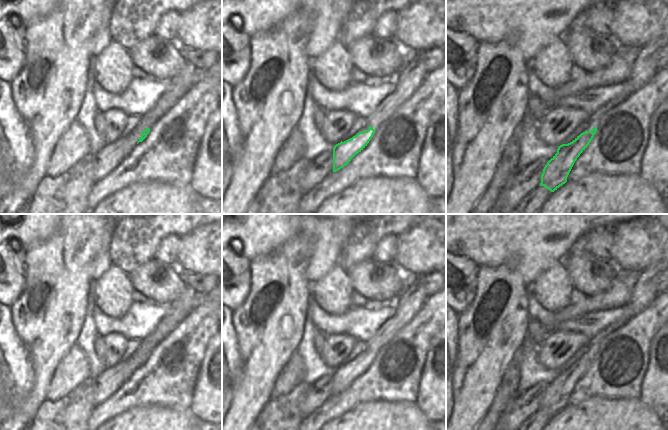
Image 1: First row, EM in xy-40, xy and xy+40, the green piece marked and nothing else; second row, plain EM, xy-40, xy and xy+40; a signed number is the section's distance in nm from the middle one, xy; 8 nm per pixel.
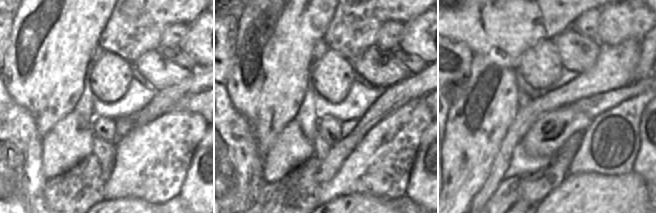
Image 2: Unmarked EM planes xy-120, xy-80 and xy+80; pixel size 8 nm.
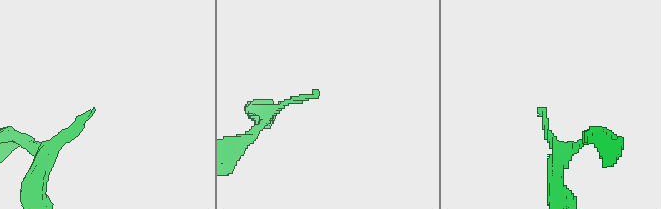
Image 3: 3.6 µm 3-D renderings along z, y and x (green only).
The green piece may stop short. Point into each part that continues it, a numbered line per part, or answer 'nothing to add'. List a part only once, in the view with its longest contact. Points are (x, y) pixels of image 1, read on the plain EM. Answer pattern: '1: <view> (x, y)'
1: xy (412, 298)

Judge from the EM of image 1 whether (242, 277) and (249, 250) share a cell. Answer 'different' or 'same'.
different

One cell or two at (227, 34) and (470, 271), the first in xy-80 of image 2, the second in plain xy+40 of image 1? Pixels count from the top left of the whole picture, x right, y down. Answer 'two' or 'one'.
one

